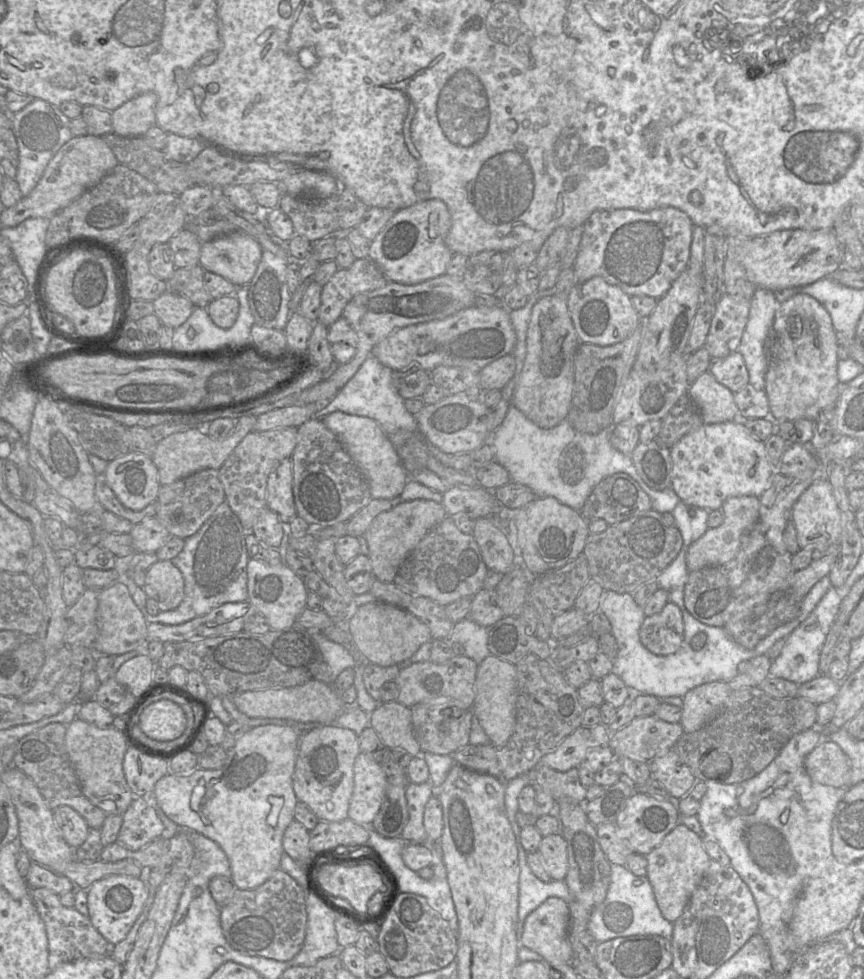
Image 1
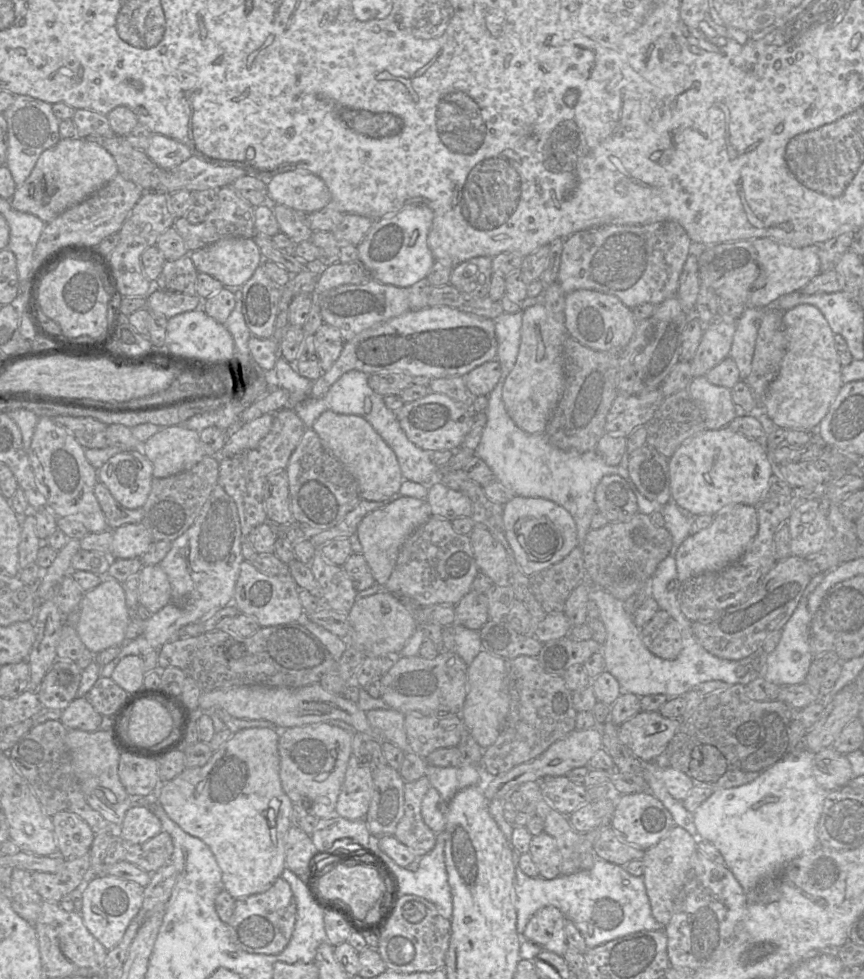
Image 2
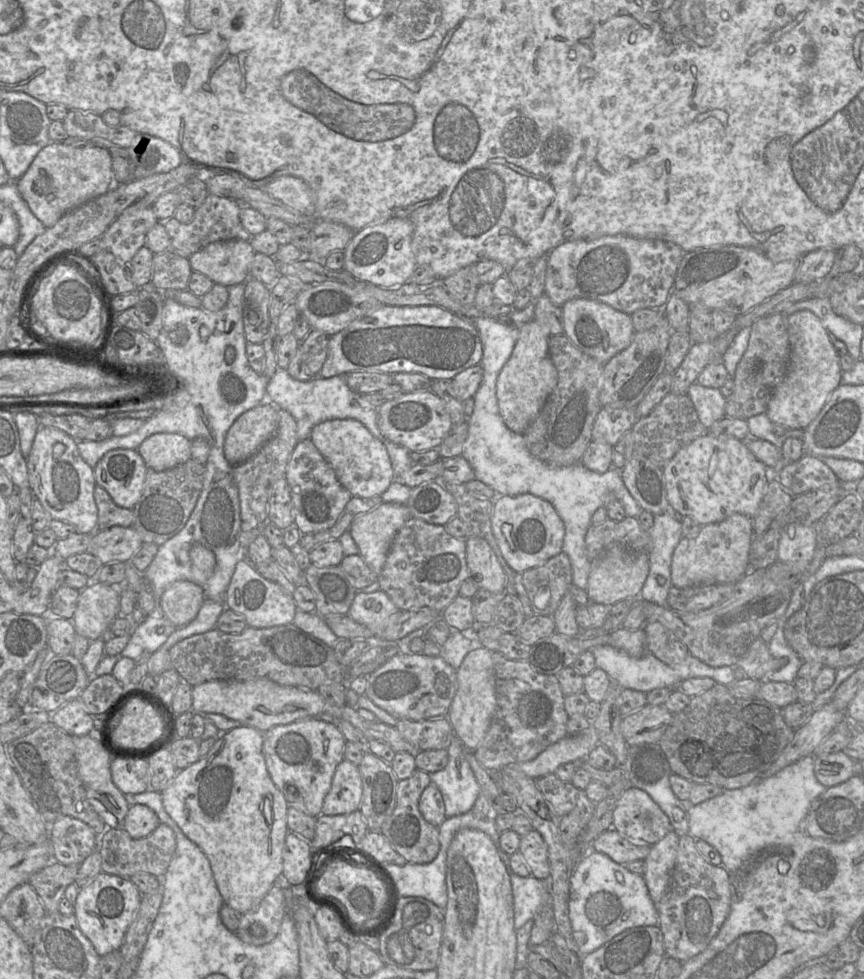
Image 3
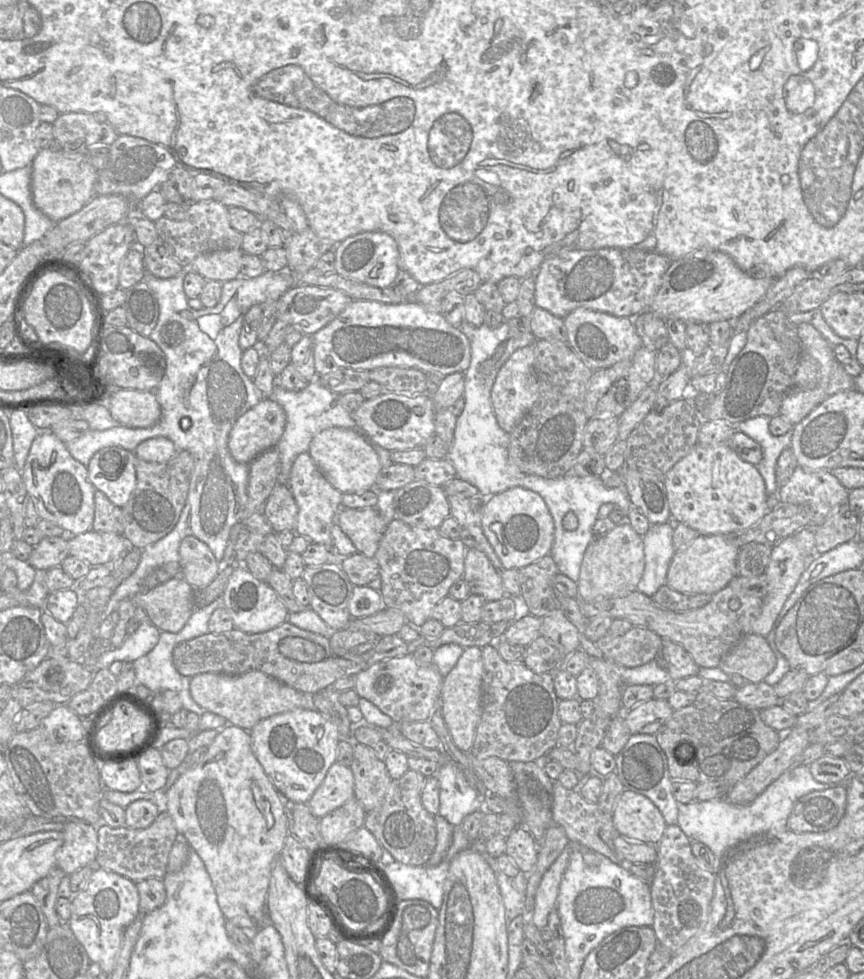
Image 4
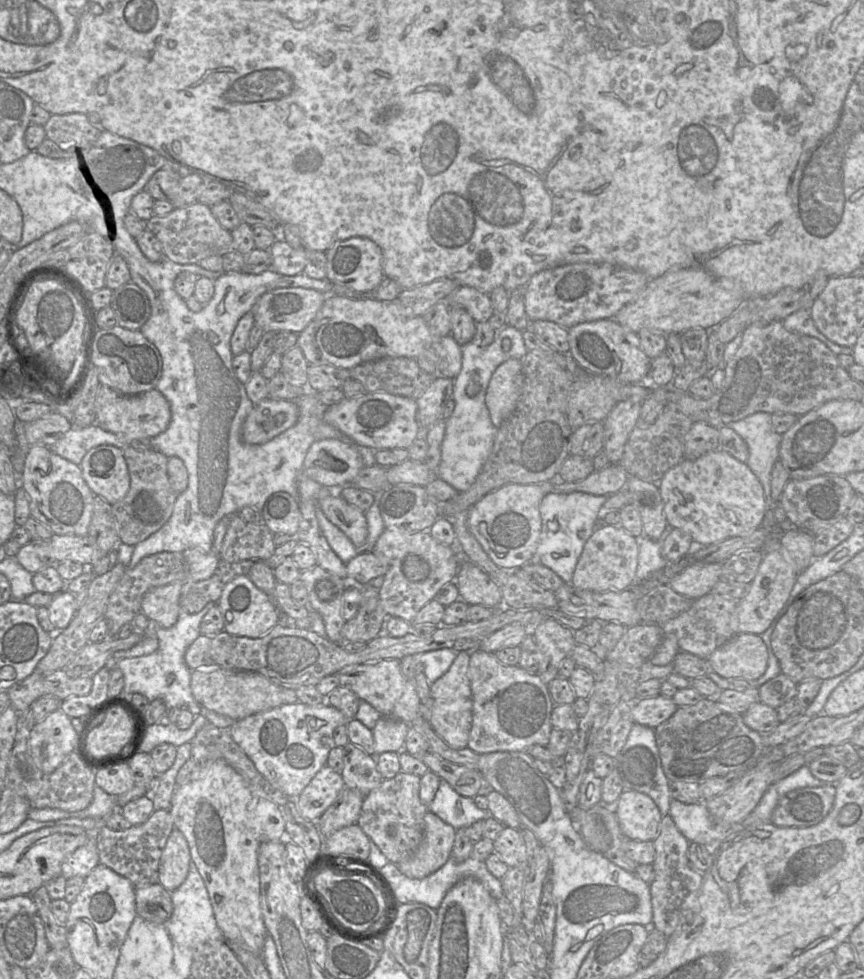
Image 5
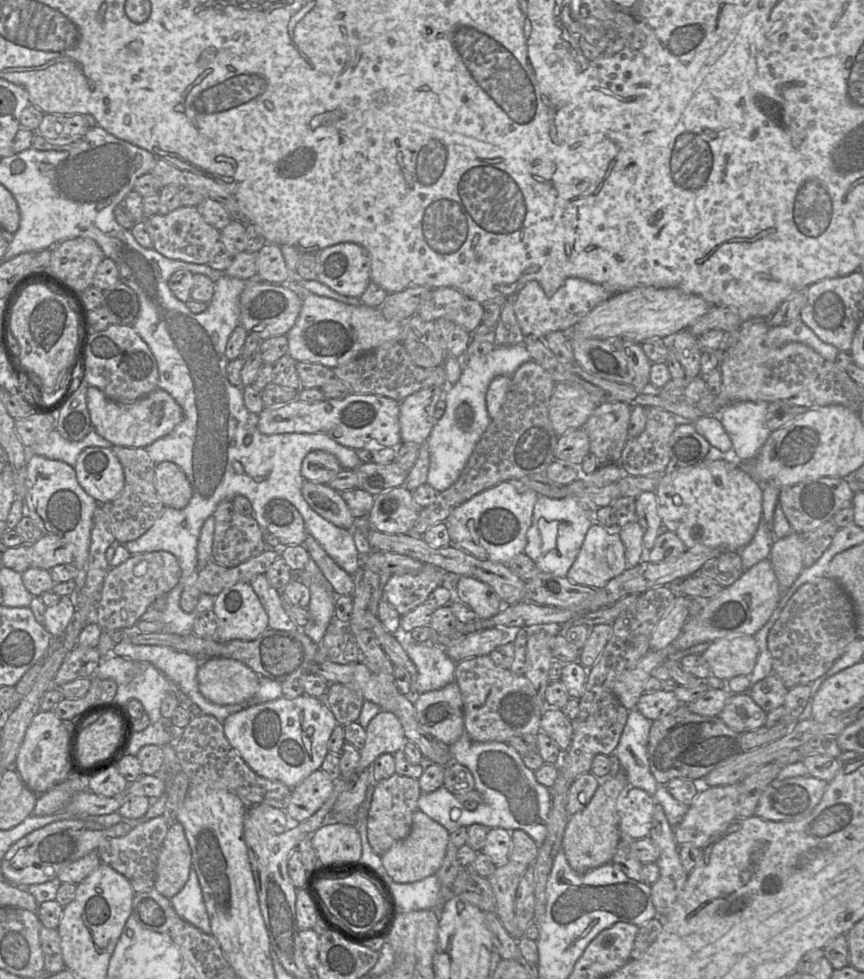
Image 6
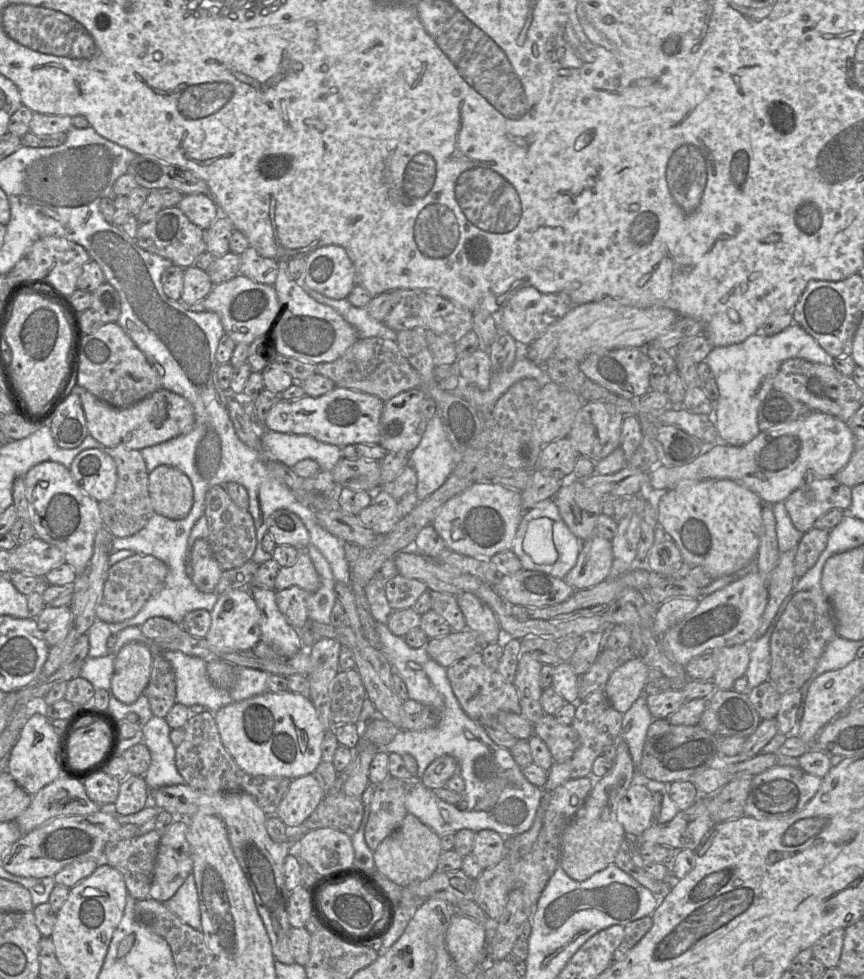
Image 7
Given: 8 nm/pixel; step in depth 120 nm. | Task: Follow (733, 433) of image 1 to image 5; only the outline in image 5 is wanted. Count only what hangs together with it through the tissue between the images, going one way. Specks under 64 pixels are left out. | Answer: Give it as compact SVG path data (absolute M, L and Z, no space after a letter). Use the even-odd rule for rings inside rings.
M716 449L695 460L682 459L659 481L664 514L670 526L691 536L695 545L717 543L731 537L750 535L762 525L765 514L763 486L748 465L729 453Z

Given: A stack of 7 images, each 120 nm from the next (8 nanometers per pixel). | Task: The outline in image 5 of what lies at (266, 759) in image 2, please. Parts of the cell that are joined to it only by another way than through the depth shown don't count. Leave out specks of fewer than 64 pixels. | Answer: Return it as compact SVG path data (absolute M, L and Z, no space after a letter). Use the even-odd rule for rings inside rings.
M225 760L200 763L184 784L175 789L169 812L174 827L186 838L191 859L207 888L216 923L225 941L239 943L255 954L261 954L268 935L260 903L258 850L263 842L286 839L285 820L281 807L251 790L245 779Z

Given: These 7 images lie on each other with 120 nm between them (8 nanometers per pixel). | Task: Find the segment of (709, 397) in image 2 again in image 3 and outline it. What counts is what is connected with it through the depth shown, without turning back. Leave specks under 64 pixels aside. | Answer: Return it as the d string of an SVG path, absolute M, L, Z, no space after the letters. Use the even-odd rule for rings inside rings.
M695 382L689 387L687 395L693 402L698 417L706 429L726 417L726 398L720 389L705 387Z

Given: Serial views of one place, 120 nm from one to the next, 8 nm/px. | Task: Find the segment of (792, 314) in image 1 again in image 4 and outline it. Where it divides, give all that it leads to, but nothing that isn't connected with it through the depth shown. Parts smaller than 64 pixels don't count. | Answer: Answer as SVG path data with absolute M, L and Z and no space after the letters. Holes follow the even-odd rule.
M809 323L797 325L801 341L801 355L798 369L794 377L794 390L782 401L779 415L783 416L793 426L801 422L814 408L821 404L827 396L833 362L836 360L834 349L823 336Z

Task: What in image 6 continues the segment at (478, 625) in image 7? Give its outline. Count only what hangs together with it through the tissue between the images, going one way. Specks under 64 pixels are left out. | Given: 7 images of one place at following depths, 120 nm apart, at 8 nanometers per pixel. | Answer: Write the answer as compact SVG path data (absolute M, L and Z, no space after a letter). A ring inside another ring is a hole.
M458 576L454 588L455 597L472 609L479 619L493 617L504 605L493 588L474 577Z

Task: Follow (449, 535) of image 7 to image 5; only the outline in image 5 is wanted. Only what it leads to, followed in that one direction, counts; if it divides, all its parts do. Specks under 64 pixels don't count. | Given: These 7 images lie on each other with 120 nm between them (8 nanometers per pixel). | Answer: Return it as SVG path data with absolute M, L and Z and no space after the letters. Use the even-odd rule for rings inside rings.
M549 481L536 484L506 484L482 497L469 509L469 529L498 567L519 569L536 560L542 528L540 503L553 489L554 485Z

